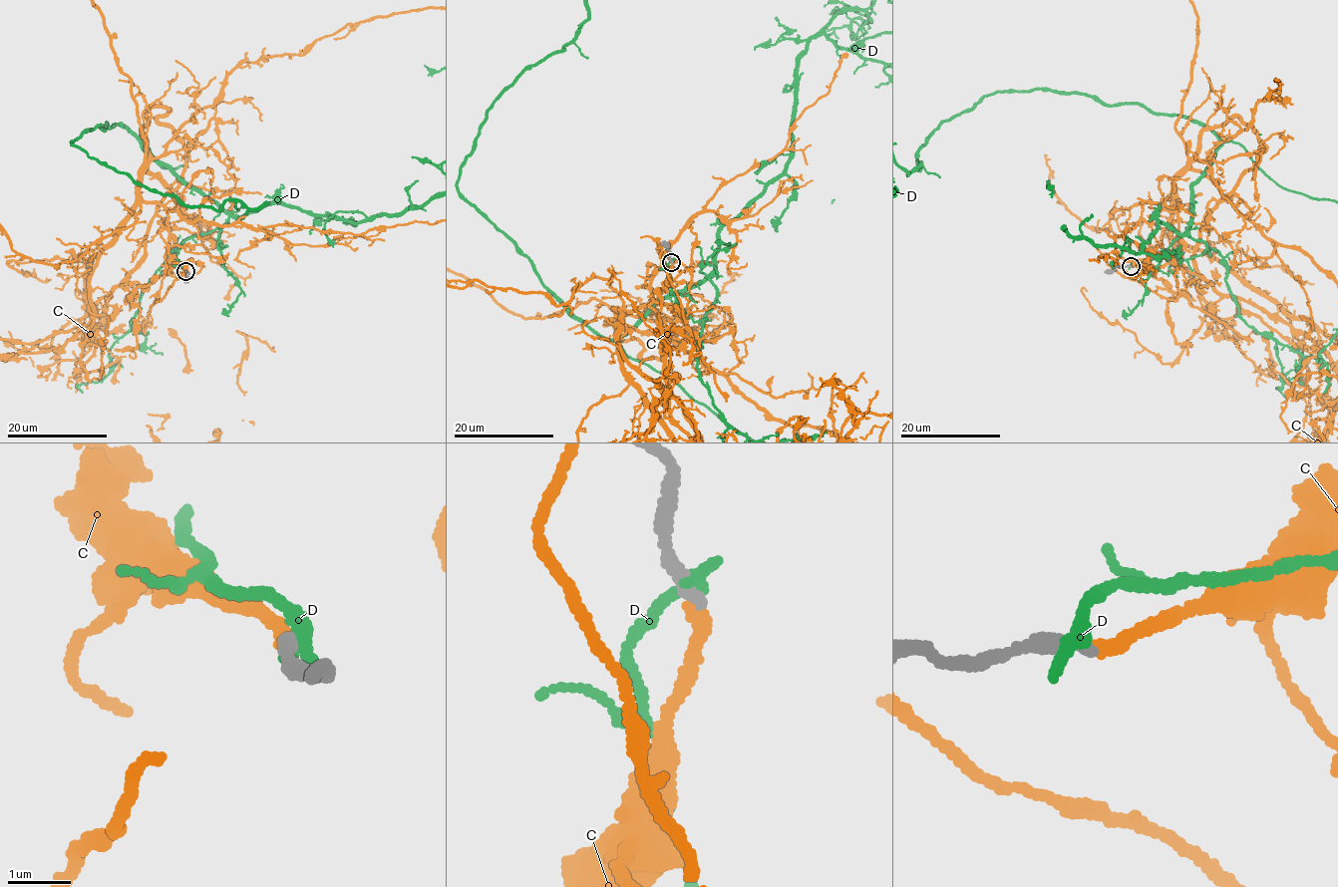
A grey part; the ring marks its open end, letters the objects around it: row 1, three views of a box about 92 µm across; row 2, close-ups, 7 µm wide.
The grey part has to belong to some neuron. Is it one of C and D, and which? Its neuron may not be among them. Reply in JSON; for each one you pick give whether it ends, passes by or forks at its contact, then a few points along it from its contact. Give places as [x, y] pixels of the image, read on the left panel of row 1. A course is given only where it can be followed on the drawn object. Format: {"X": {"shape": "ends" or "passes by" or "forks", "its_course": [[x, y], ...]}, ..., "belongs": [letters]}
{"C": {"shape": "ends", "its_course": [[184, 271], [160, 232], [167, 228], [167, 210], [140, 192], [147, 144], [104, 19]]}, "belongs": ["C"]}

